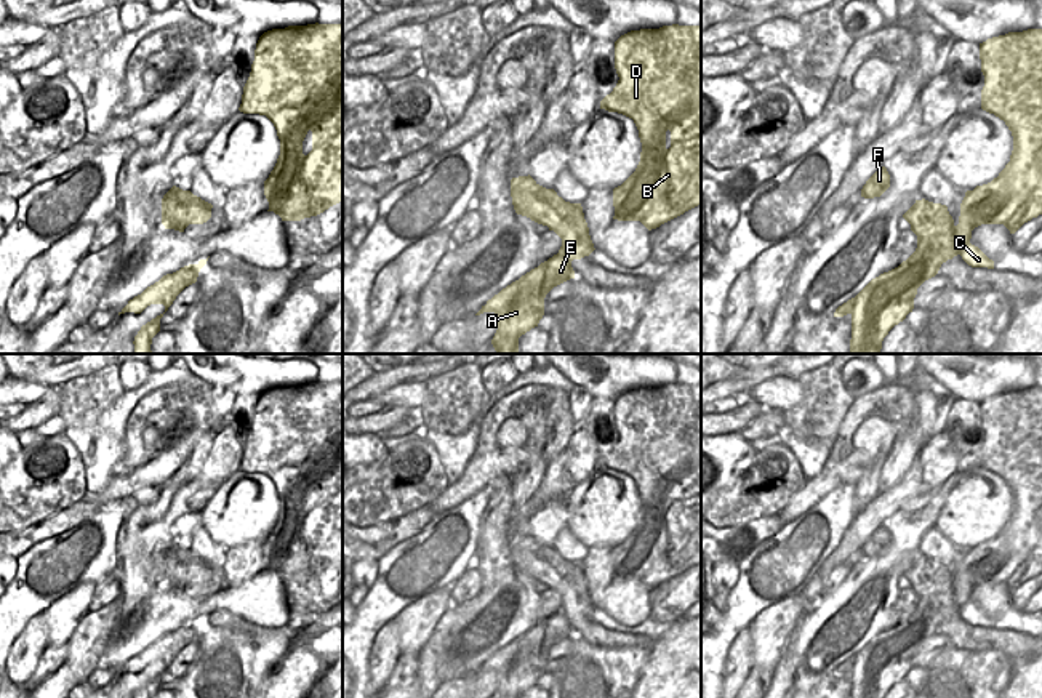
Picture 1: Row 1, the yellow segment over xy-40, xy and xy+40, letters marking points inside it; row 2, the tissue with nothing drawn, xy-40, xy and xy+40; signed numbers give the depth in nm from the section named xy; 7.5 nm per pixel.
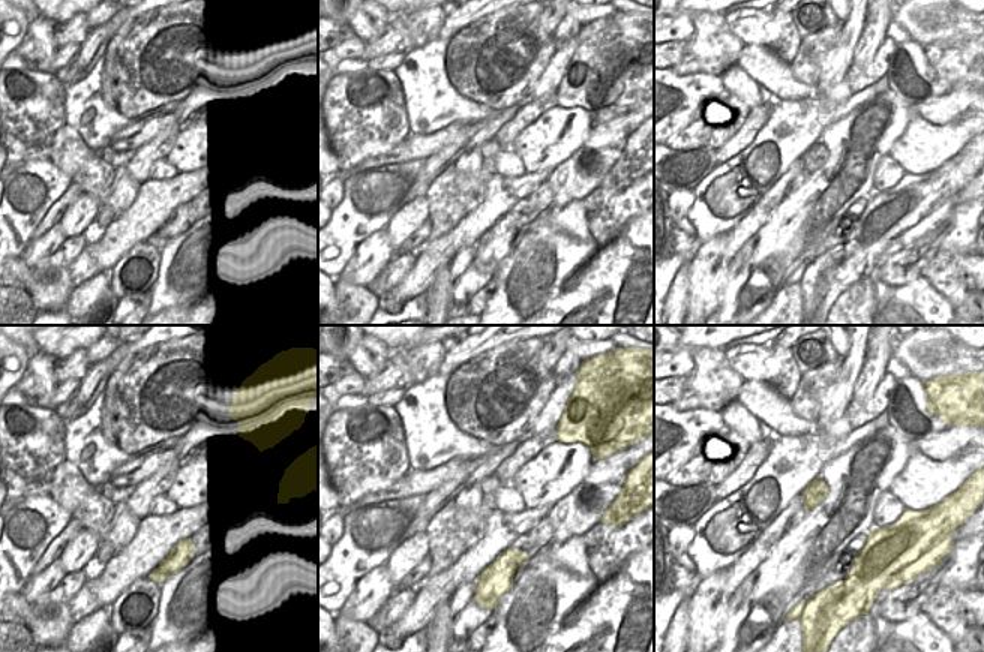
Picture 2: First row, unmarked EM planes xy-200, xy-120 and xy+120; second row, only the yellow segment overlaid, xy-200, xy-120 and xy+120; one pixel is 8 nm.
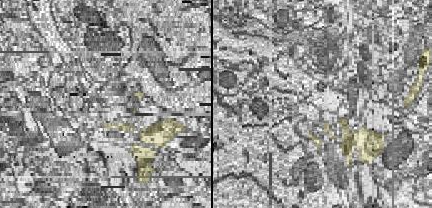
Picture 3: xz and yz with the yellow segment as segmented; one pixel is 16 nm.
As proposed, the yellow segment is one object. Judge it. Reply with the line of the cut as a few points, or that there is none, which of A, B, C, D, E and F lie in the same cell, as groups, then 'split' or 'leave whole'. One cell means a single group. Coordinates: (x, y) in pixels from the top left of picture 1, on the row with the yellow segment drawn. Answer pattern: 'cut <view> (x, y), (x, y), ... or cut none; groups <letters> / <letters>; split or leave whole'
cut xy+40 (924, 200), (927, 218), (911, 229); groups A B C D E / F; split

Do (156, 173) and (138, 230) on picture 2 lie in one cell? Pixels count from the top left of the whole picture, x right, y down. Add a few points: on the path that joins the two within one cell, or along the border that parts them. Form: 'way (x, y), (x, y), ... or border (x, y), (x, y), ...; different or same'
border (179, 173), (171, 177), (149, 179); different

